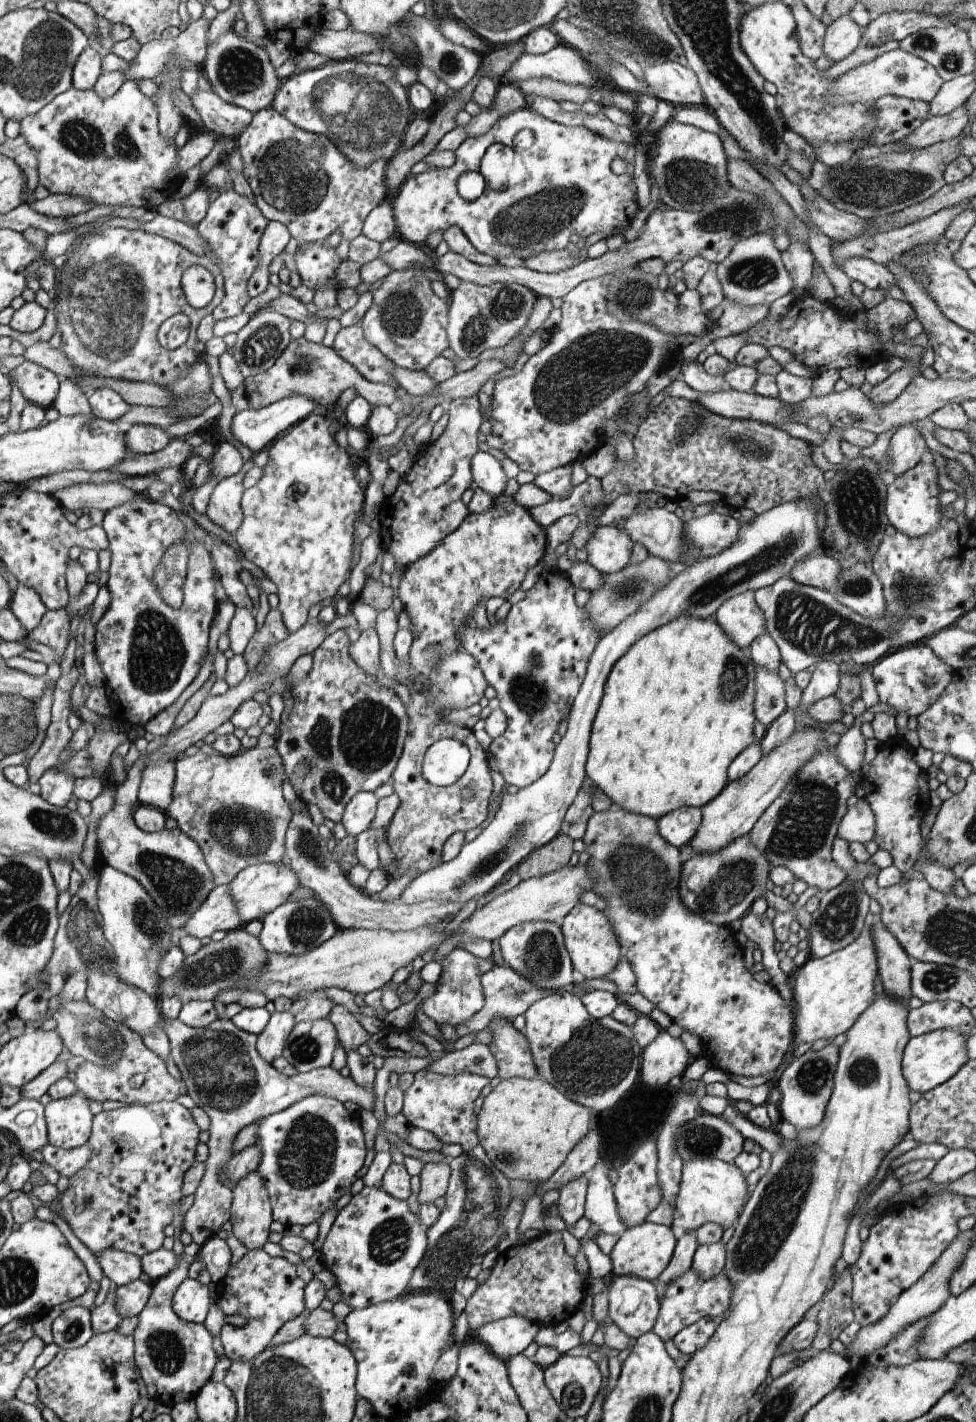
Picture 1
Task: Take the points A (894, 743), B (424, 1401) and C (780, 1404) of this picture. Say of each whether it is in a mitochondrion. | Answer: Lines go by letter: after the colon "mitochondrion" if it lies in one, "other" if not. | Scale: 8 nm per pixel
A: other
B: other
C: mitochondrion

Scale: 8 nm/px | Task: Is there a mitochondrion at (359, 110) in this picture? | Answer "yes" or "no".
yes

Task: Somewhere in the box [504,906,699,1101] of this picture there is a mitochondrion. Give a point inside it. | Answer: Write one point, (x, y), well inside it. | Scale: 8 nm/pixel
(543, 958)

